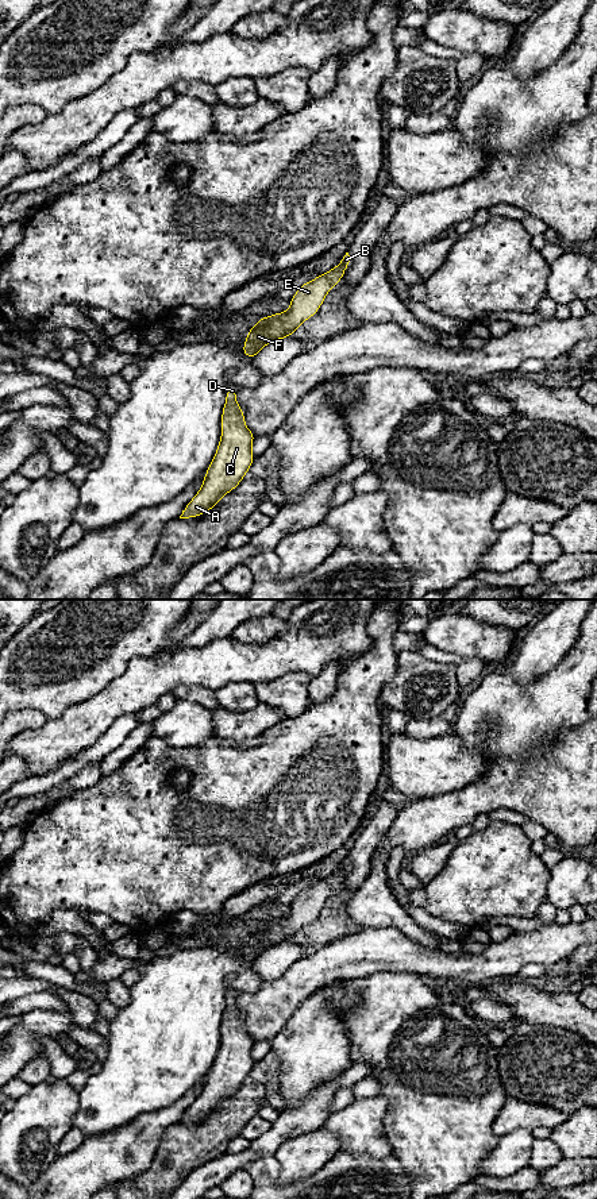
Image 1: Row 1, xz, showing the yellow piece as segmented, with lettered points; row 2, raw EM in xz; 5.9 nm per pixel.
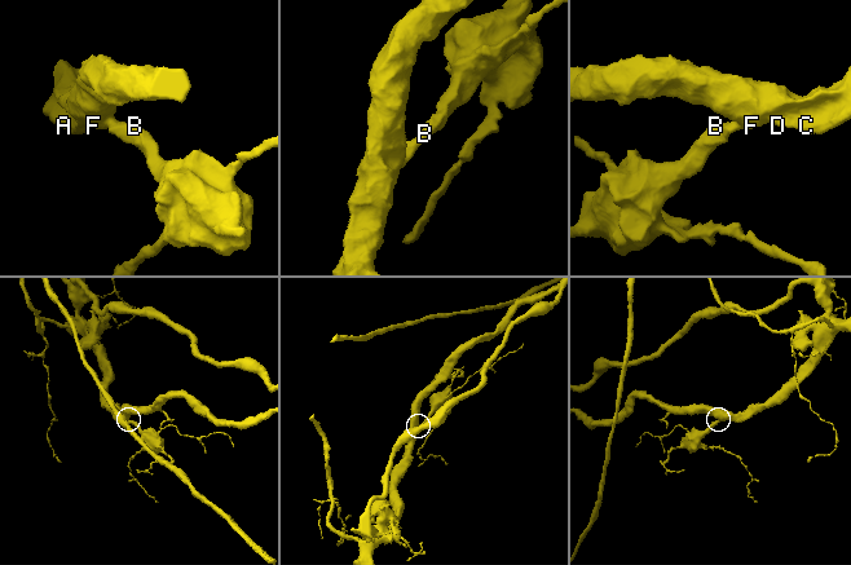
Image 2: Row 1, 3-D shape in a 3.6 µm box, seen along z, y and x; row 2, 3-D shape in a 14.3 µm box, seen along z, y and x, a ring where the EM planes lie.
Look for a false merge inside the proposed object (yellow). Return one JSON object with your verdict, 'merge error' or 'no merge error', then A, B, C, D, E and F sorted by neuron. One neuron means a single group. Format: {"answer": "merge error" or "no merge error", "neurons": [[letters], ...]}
{"answer": "no merge error", "neurons": [["A", "B", "C", "D", "E", "F"]]}

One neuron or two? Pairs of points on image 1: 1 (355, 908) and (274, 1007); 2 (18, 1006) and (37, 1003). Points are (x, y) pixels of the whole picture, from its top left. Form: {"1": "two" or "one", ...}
{"1": "two", "2": "one"}

